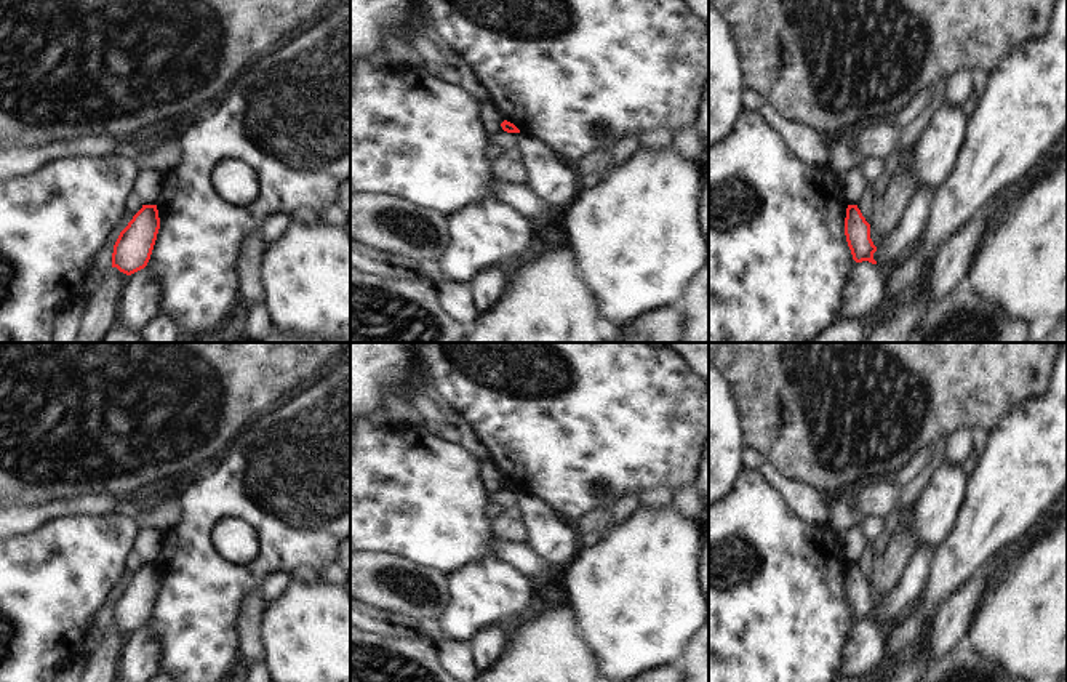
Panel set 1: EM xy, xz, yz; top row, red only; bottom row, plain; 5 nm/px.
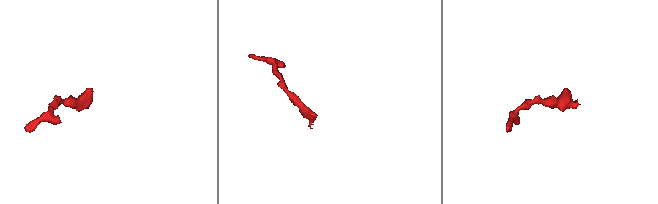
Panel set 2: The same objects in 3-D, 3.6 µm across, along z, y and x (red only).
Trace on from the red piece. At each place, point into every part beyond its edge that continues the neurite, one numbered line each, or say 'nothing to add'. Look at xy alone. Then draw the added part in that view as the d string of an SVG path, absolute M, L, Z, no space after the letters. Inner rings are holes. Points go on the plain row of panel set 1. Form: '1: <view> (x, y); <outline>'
nothing to add

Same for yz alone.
1: yz (914, 578); M934 549L913 552L893 592L873 612L878 623L893 624L910 604L920 600L929 578L933 557Z

